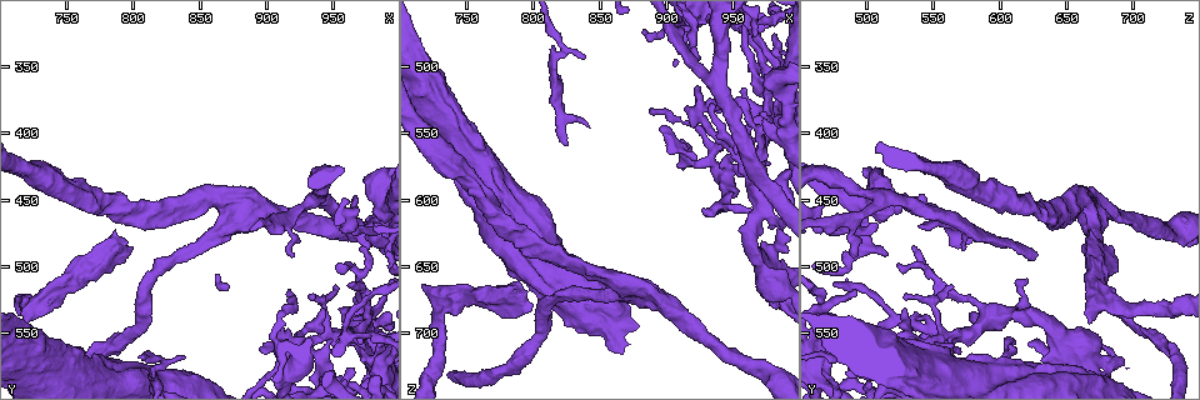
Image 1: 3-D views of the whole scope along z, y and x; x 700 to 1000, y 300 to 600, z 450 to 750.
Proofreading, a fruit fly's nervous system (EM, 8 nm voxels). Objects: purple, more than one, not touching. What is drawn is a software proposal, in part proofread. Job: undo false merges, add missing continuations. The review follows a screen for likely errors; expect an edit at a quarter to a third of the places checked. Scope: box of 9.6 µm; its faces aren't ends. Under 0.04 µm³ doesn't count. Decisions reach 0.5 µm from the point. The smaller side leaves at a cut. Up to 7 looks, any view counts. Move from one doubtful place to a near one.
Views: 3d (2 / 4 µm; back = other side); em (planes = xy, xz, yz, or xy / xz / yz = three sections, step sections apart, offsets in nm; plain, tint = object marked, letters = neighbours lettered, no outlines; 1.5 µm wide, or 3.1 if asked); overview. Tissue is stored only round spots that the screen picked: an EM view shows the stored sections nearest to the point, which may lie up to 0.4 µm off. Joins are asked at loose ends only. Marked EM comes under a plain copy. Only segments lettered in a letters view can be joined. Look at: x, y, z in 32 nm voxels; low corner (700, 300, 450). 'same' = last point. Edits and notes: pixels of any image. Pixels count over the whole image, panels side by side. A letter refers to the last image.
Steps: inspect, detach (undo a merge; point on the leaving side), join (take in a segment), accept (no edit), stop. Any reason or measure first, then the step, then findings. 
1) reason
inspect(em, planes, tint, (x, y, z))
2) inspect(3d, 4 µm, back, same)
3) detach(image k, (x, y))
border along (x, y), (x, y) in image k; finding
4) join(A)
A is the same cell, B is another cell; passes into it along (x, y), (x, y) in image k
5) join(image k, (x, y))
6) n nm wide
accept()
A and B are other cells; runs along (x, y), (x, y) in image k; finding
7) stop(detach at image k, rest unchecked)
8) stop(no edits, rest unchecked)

calibre changes
inspect(em, planes, letters, (968, 476, 728))

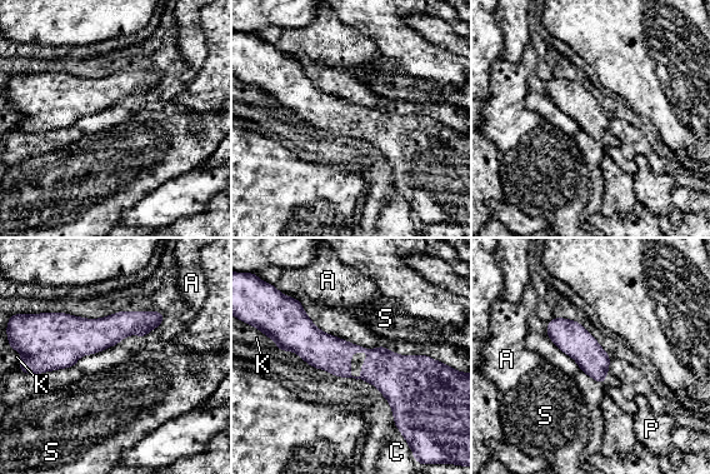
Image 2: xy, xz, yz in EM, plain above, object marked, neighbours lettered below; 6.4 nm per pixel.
K touches over 110 nm
accept()
A, C, K, P and S are other cells; runs along (279, 339), (426, 364) in image 2; continuous, no second neuron

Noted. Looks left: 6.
branch stops here
inspect(em, planes, letters, (972, 560, 524))

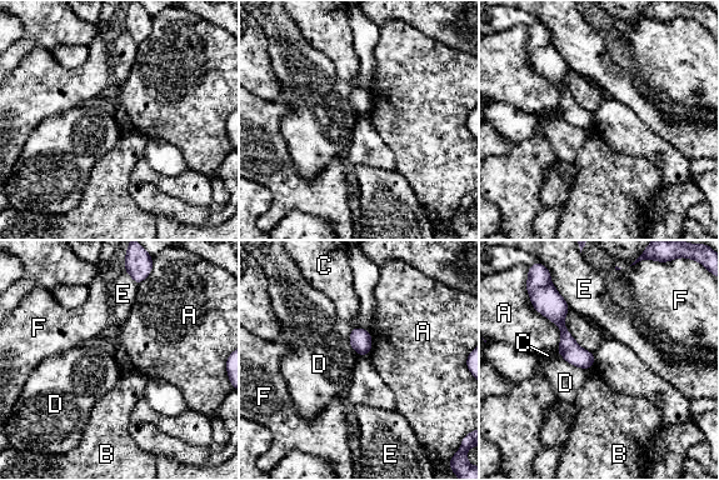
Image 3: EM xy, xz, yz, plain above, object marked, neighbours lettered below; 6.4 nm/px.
A touches over 360 nm
accept()
A, B, C, D, E and F are other cells; no lettered segment goes on from it

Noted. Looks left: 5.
an open end
inspect(em, planes, letters, (952, 568, 470))

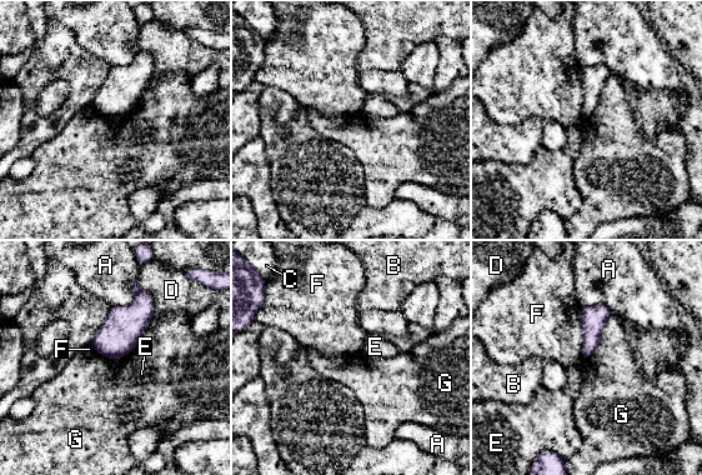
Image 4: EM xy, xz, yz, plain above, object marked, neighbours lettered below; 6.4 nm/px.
110 nm wide
accept()
A, B, C, D, E, F and G are other cells; border along (151, 319), (126, 354), (95, 350) in image 4; no lettered segment goes on from it

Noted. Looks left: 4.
stop(no edits, rest unchecked)

